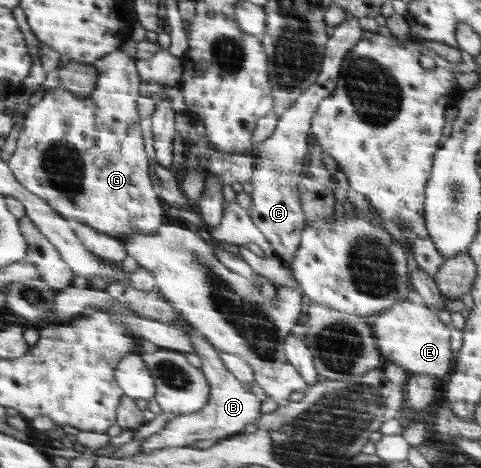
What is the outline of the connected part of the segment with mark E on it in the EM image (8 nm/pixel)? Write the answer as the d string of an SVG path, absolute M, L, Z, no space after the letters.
M409 300L398 302L396 306L381 314L370 315L377 336L378 347L388 363L394 363L414 374L437 375L437 379L450 376L455 366L450 354L451 326L439 320L434 308L415 305Z

